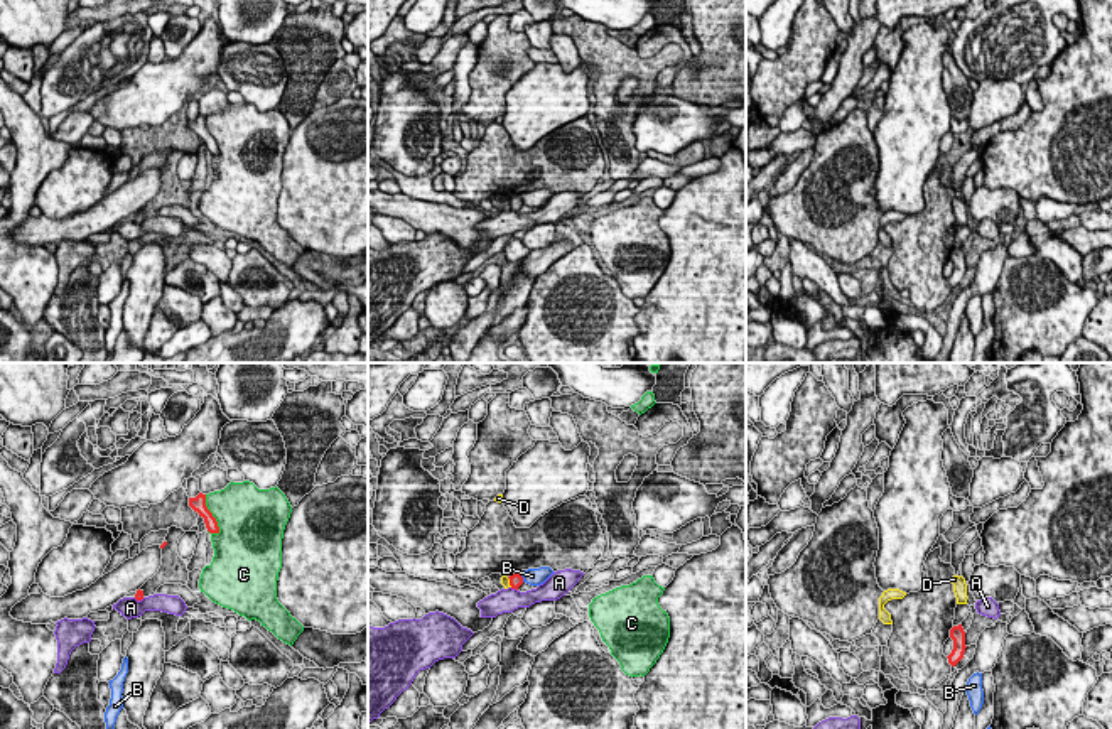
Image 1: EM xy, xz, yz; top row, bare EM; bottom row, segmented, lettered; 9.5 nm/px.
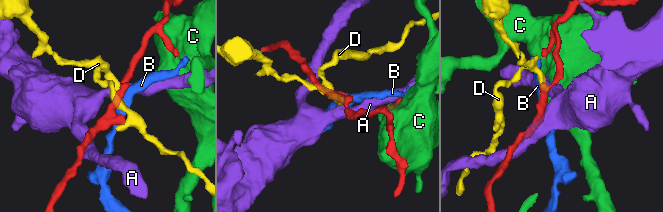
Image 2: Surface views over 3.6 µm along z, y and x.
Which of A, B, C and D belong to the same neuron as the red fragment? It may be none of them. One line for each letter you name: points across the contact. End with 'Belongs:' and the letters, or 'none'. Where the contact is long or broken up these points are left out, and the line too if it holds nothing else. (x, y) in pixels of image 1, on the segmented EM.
Belongs: none

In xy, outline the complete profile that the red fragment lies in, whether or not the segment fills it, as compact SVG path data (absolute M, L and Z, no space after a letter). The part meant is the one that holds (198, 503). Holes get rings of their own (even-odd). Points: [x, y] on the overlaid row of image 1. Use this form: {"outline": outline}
{"outline": "M199 493L196 498L189 498L189 506L204 518L209 533L219 533L219 526L213 513L206 506L206 494Z"}

